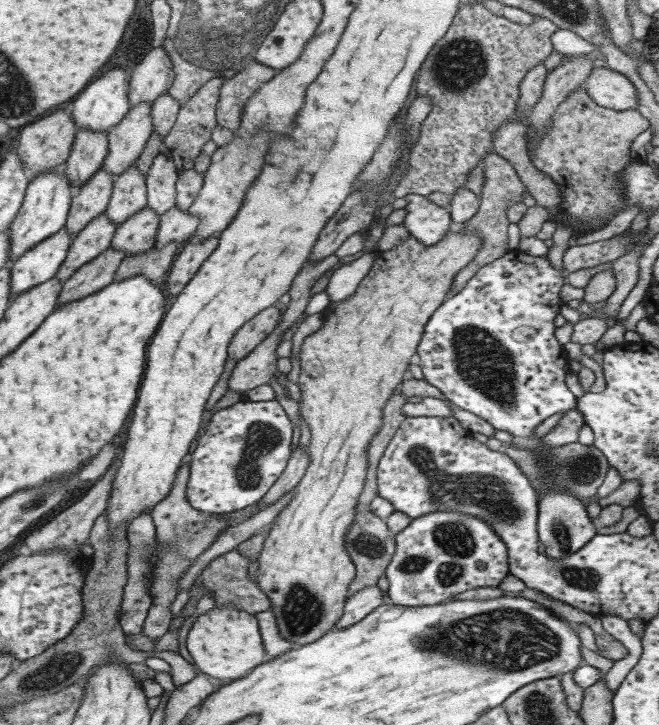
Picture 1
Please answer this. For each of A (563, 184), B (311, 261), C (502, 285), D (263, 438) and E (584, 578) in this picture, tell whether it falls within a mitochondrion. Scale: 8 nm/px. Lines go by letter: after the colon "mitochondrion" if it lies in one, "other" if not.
A: other
B: other
C: other
D: mitochondrion
E: mitochondrion

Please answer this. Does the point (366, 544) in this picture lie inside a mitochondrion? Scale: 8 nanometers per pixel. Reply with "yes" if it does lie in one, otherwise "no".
yes

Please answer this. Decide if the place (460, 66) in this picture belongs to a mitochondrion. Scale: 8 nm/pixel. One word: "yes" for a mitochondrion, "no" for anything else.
yes

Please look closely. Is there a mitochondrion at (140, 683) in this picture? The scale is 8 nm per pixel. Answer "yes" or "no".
no

